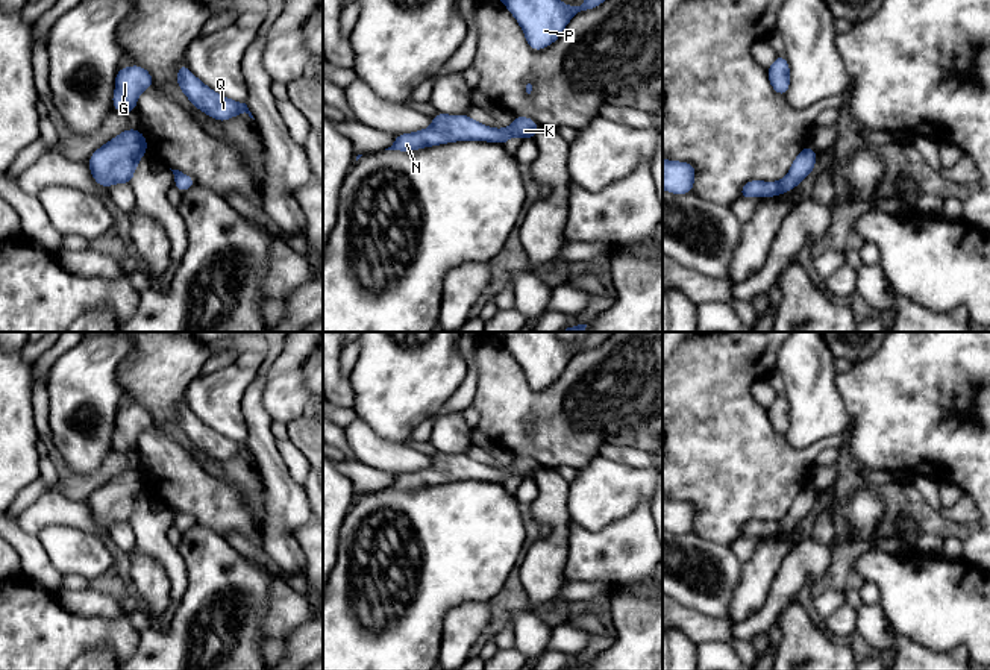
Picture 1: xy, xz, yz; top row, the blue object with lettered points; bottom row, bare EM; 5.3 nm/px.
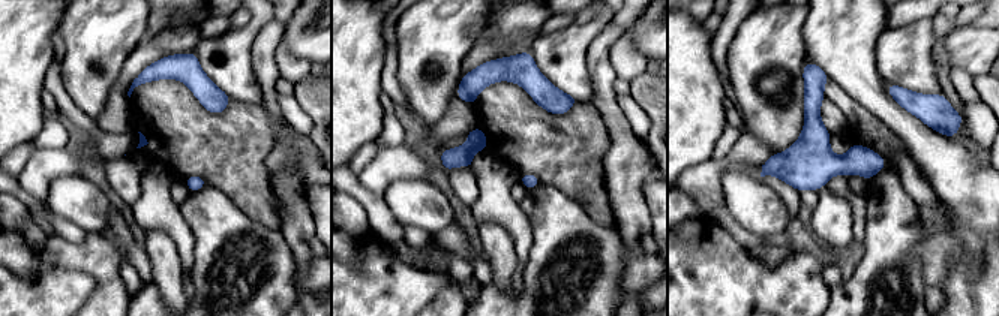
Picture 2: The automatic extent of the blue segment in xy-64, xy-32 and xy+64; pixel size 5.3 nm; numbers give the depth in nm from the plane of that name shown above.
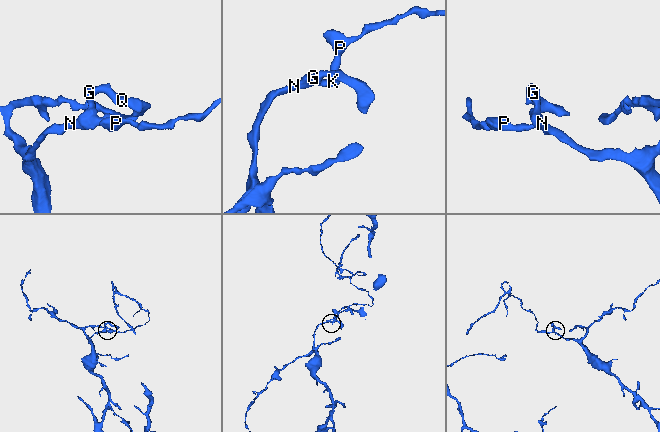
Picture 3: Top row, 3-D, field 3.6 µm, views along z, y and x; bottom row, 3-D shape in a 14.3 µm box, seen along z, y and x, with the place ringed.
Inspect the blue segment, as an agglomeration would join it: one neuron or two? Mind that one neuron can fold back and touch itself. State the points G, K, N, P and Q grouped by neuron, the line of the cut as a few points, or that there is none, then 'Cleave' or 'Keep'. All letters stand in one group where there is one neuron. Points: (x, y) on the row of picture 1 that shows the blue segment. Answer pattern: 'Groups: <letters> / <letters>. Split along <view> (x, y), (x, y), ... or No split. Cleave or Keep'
Groups: G K N P Q. No split. Keep

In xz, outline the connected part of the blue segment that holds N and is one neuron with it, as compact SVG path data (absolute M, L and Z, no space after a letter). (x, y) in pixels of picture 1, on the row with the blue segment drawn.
M438 112L428 129L400 133L393 146L385 150L411 152L455 141L488 141L508 146L509 136L532 139L538 129L540 124L525 115L514 117L509 127L494 129L475 121L467 114L447 115Z

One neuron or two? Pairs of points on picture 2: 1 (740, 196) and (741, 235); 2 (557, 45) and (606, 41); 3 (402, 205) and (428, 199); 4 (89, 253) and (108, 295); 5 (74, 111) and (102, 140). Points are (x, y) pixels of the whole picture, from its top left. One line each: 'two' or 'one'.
1: two
2: two
3: one
4: one
5: one

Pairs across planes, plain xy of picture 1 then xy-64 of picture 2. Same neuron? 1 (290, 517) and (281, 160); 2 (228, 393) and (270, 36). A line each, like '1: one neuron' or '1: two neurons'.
1: one neuron
2: two neurons

